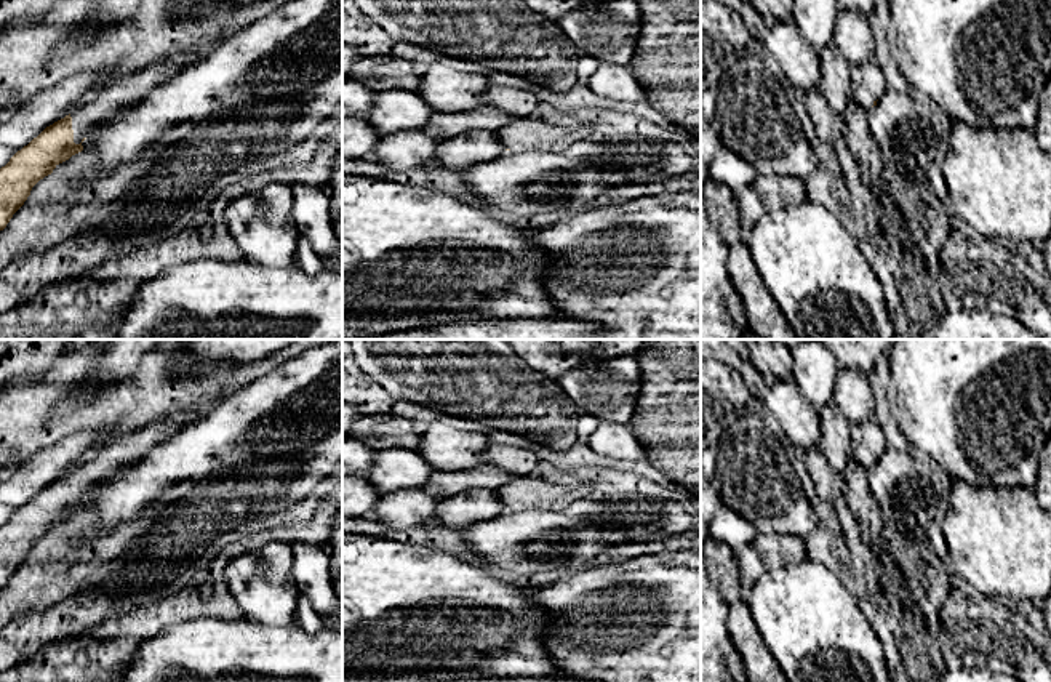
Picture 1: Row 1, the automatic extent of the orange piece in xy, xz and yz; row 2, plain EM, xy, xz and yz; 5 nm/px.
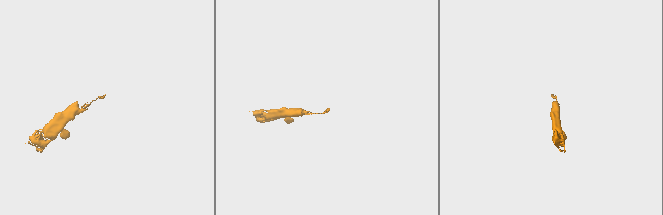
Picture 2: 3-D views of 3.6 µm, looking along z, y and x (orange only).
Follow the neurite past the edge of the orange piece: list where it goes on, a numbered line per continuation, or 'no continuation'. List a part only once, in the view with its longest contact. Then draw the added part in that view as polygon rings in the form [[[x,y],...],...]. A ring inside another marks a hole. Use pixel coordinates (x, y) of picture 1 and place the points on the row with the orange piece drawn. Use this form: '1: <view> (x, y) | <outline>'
1: xy (120, 95) | [[[226,34],[206,38],[192,51],[176,51],[170,58],[163,58],[99,90],[91,101],[70,110],[74,142],[80,144],[101,123],[112,118],[117,112],[130,109],[134,101],[147,96],[155,86],[173,80],[192,62],[211,53],[226,38]]]

